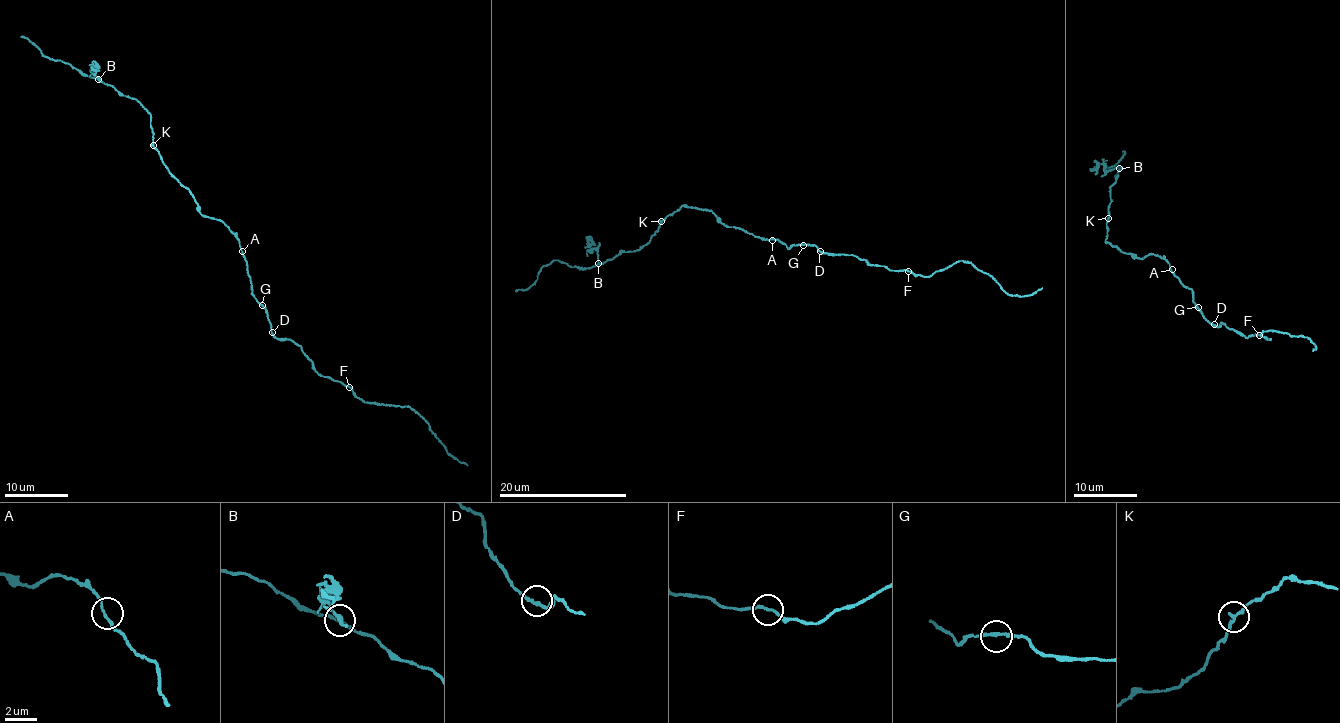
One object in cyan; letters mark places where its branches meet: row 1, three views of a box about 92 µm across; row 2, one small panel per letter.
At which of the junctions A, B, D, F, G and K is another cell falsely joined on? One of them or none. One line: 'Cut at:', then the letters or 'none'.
Cut at: B

